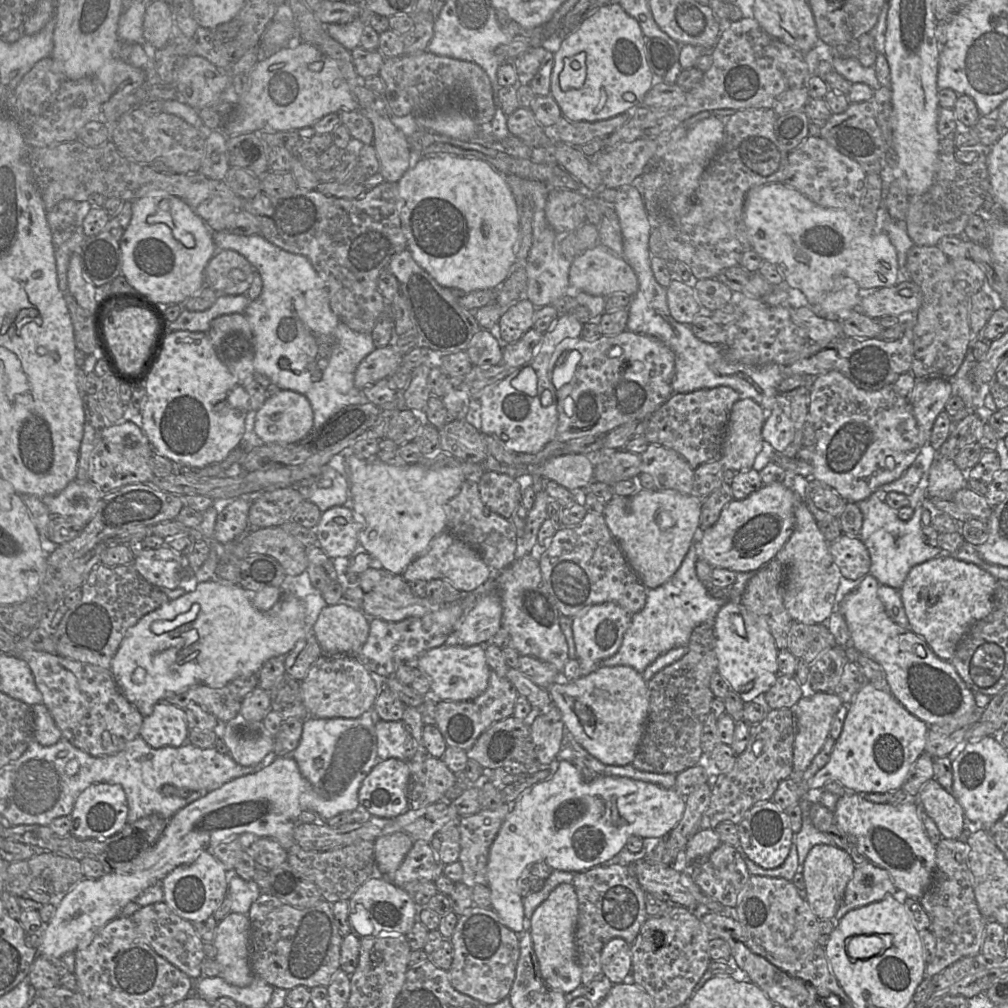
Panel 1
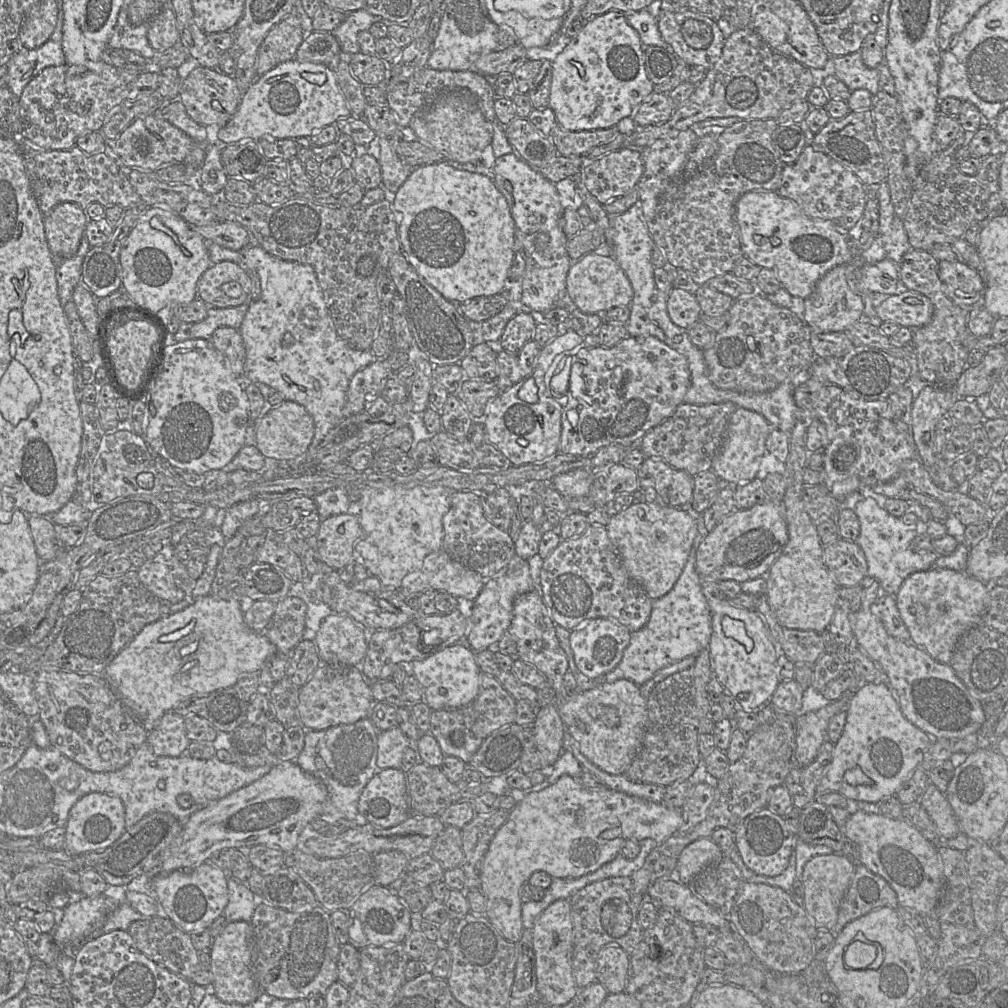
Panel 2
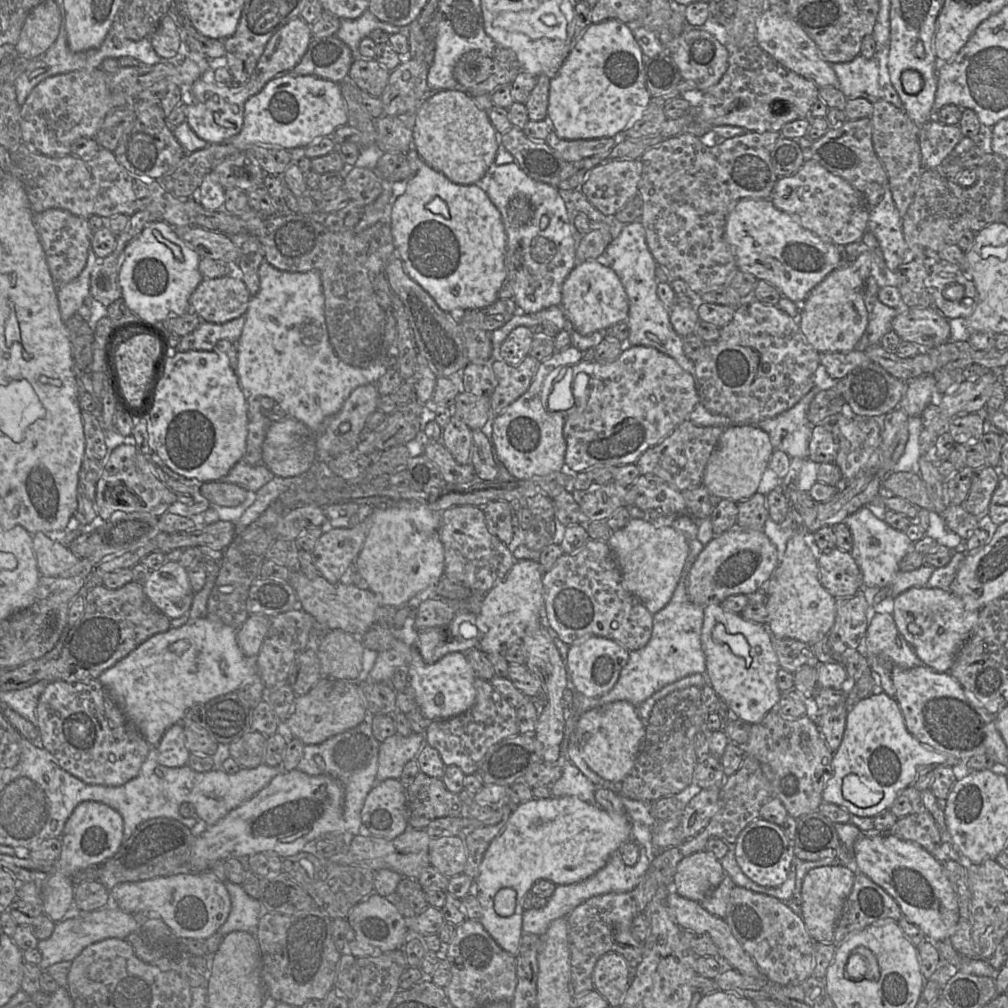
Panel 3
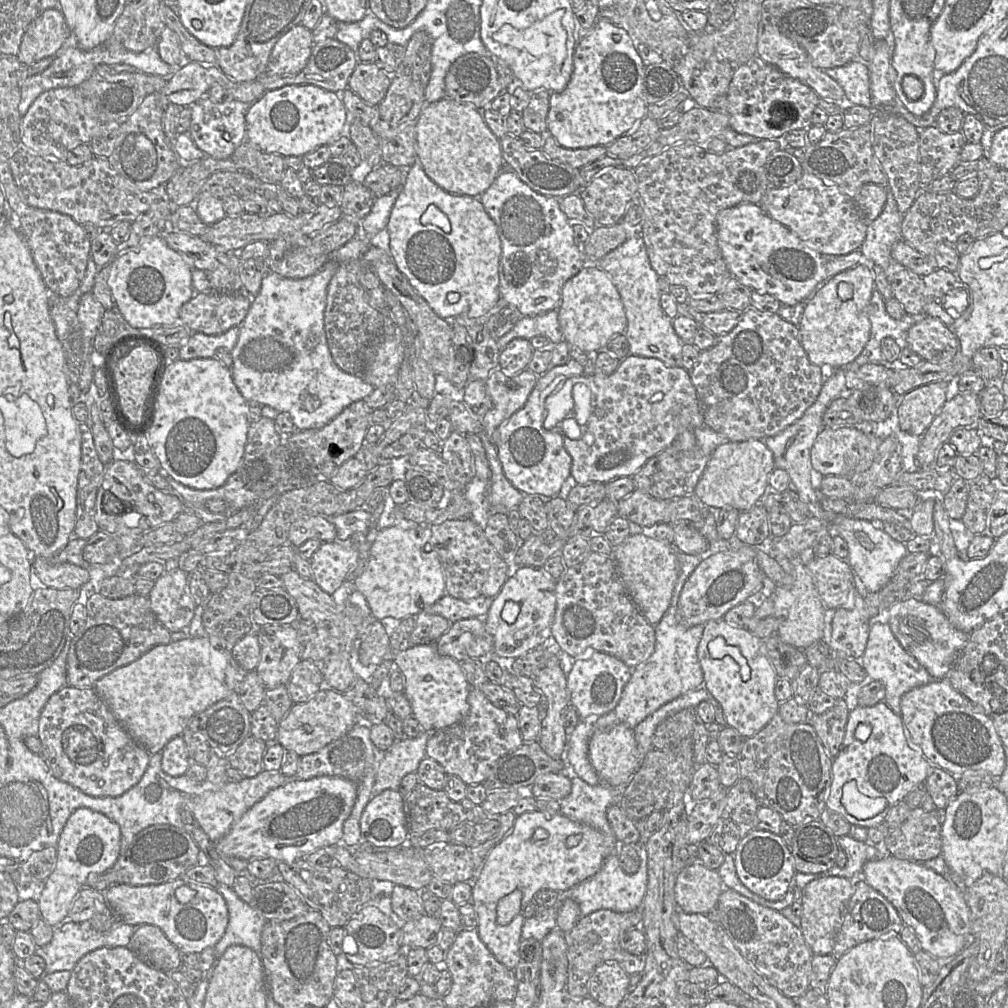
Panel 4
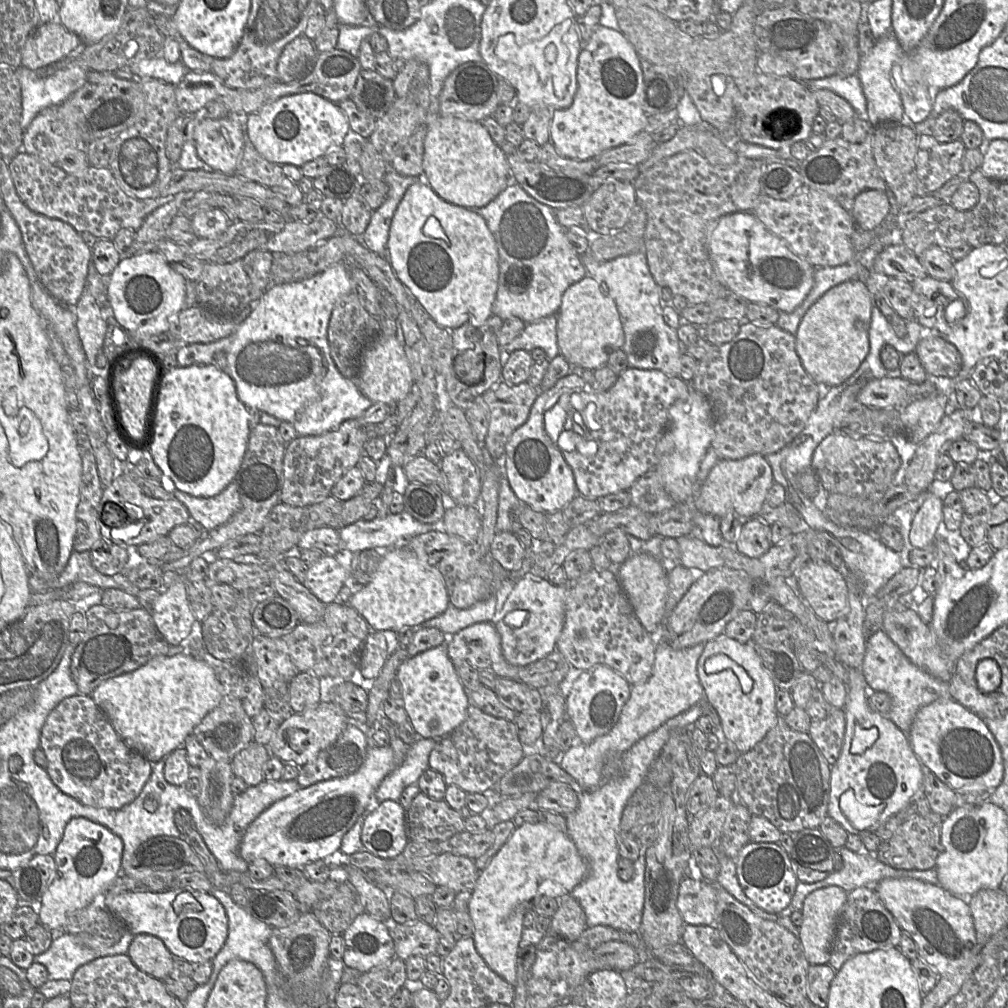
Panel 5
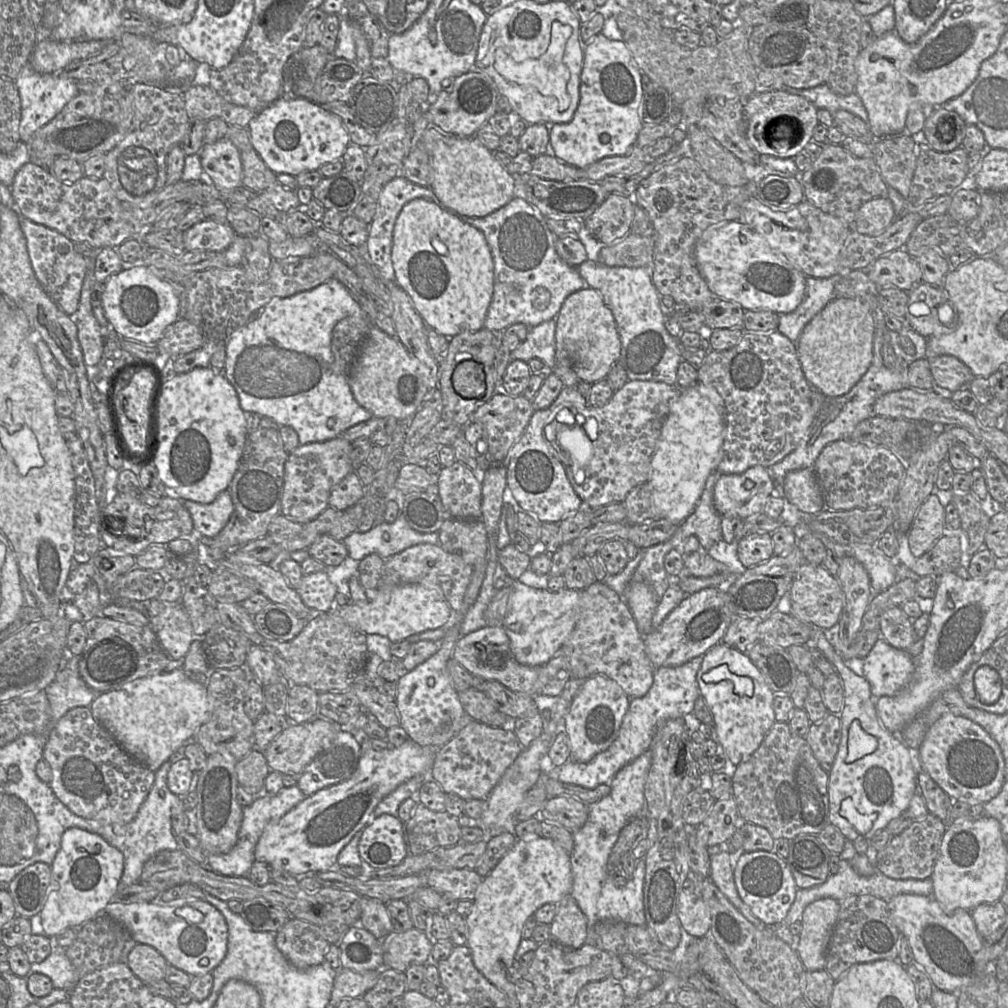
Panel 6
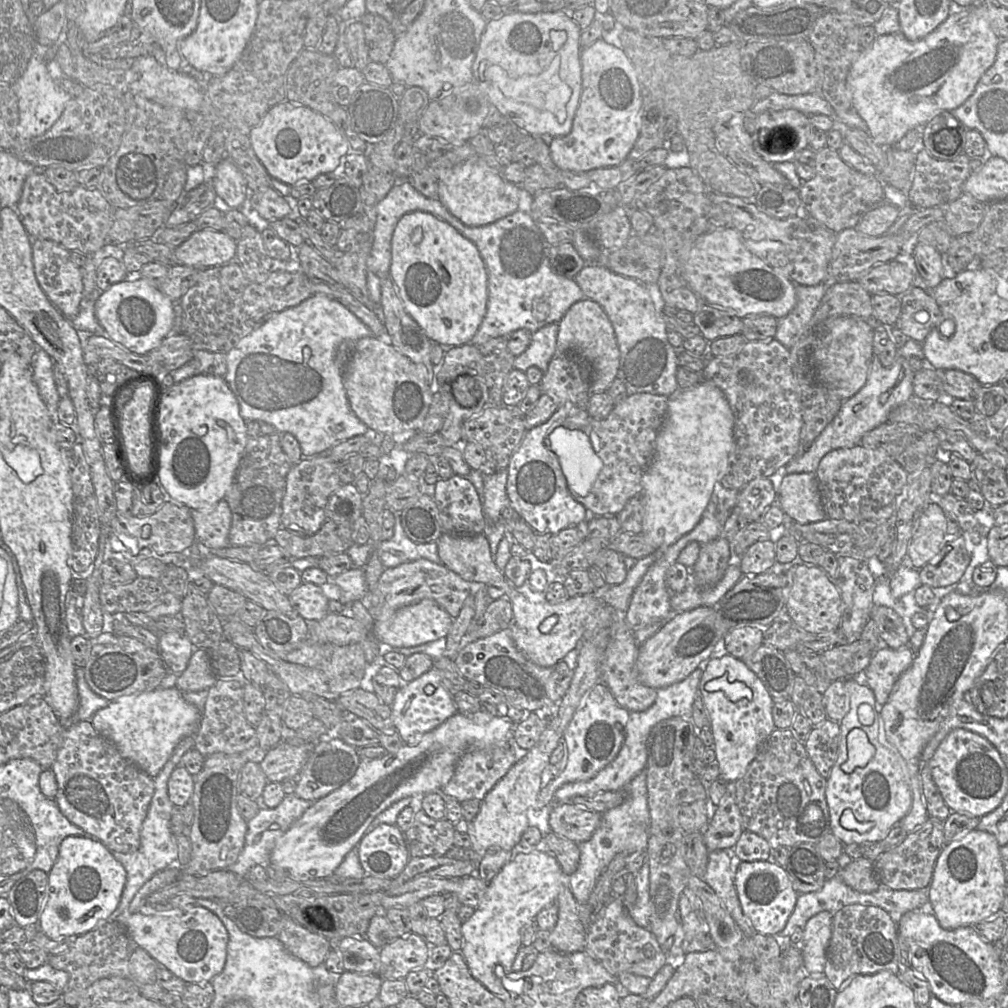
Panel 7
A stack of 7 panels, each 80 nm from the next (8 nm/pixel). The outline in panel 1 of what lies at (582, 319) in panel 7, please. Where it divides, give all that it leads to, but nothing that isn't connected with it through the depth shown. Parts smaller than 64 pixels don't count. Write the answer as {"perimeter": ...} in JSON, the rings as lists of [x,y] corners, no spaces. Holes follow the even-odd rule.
{"perimeter":[[[598,245],[576,257],[569,270],[569,286],[578,292],[607,297],[625,293],[633,297],[638,290],[638,279],[631,266],[606,246]]]}

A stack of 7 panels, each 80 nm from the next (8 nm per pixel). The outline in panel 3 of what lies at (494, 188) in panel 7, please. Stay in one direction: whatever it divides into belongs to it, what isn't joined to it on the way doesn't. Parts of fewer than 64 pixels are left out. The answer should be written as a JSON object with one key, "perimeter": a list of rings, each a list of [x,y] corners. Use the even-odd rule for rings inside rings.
{"perimeter":[[[463,90],[431,92],[415,115],[413,140],[420,158],[431,168],[460,185],[477,184],[493,166],[500,134],[492,126],[487,111]]]}

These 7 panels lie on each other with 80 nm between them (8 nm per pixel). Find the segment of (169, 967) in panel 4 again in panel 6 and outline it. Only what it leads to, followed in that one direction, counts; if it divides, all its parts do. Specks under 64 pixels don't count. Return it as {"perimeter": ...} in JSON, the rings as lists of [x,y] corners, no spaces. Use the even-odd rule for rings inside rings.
{"perimeter":[[[136,943],[127,957],[127,965],[143,983],[150,983],[165,978],[170,964],[154,947]]]}

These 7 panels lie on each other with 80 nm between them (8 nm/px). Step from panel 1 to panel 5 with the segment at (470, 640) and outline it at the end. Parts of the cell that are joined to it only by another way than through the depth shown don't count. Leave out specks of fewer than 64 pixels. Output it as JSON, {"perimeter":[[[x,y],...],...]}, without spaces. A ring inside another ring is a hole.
{"perimeter":[[[530,572],[512,580],[512,590],[500,610],[496,601],[496,612],[491,623],[500,635],[502,654],[506,661],[522,667],[547,656],[556,649],[565,617],[567,587],[553,585],[547,578]]]}

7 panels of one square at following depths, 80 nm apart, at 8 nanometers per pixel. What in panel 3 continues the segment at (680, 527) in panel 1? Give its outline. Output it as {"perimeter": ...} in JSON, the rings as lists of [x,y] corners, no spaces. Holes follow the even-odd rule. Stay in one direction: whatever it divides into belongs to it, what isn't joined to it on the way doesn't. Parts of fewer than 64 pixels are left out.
{"perimeter":[[[630,518],[627,525],[610,534],[608,544],[618,563],[625,588],[654,615],[672,598],[689,553],[689,540],[672,526],[656,527],[642,518]]]}

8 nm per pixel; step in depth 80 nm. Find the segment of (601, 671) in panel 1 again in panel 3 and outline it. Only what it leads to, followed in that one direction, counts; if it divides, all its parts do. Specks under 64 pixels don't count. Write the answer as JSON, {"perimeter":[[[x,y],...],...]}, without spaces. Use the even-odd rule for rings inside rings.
{"perimeter":[[[620,700],[582,713],[575,732],[583,758],[590,769],[603,779],[620,785],[642,749],[646,726],[638,715],[638,707]]]}

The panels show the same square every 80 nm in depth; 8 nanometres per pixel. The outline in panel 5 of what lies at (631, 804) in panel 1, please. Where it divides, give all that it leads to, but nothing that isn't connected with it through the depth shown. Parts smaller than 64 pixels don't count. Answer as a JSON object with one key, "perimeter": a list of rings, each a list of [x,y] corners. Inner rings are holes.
{"perimeter":[[[539,821],[515,827],[487,867],[480,871],[468,906],[475,948],[489,968],[515,988],[525,913],[533,907],[536,898],[559,899],[569,895],[587,874],[587,863],[566,832]]]}

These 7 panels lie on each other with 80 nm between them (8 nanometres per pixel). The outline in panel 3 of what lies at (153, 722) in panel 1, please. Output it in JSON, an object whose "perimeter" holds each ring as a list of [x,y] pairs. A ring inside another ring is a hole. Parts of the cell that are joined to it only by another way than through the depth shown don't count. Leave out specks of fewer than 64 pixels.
{"perimeter":[[[182,723],[170,726],[156,746],[157,761],[166,767],[182,767],[187,765],[190,752],[186,748]]]}

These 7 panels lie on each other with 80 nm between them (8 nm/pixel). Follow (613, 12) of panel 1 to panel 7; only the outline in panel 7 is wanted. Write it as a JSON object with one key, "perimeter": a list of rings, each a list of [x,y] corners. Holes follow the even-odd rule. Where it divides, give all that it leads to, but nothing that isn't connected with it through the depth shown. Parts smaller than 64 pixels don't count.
{"perimeter":[[[602,38],[580,51],[581,96],[575,112],[571,131],[566,136],[550,139],[552,160],[562,170],[585,172],[596,168],[616,166],[627,159],[641,134],[640,107],[642,96],[640,83],[630,60],[624,51],[605,42]]]}

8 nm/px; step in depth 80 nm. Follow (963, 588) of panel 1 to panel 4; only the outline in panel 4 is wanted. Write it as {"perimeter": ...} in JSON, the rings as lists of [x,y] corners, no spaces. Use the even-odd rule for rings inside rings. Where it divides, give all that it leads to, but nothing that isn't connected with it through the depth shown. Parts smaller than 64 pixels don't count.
{"perimeter":[[[910,597],[888,608],[888,624],[905,651],[925,667],[933,679],[946,679],[970,634],[954,627],[939,605],[927,604],[921,599]]]}

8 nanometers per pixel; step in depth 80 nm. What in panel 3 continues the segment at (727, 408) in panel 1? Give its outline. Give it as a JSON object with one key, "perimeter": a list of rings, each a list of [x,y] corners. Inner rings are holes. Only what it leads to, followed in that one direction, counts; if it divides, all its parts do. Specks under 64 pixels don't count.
{"perimeter":[[[690,420],[679,424],[662,442],[646,450],[636,465],[640,475],[655,475],[671,487],[685,492],[700,484],[705,468],[726,427],[697,426]]]}

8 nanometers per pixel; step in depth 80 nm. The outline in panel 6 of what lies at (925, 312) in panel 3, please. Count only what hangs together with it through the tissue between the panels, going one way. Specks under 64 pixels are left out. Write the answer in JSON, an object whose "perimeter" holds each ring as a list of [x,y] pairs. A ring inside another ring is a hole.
{"perimeter":[[[951,355],[927,357],[935,384],[952,393],[969,386],[974,375],[958,358]]]}

